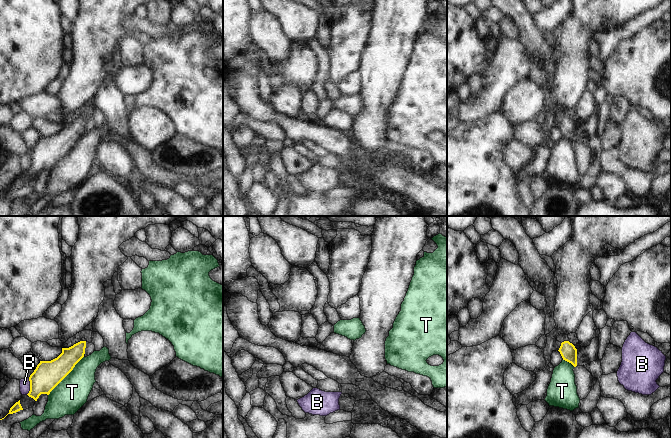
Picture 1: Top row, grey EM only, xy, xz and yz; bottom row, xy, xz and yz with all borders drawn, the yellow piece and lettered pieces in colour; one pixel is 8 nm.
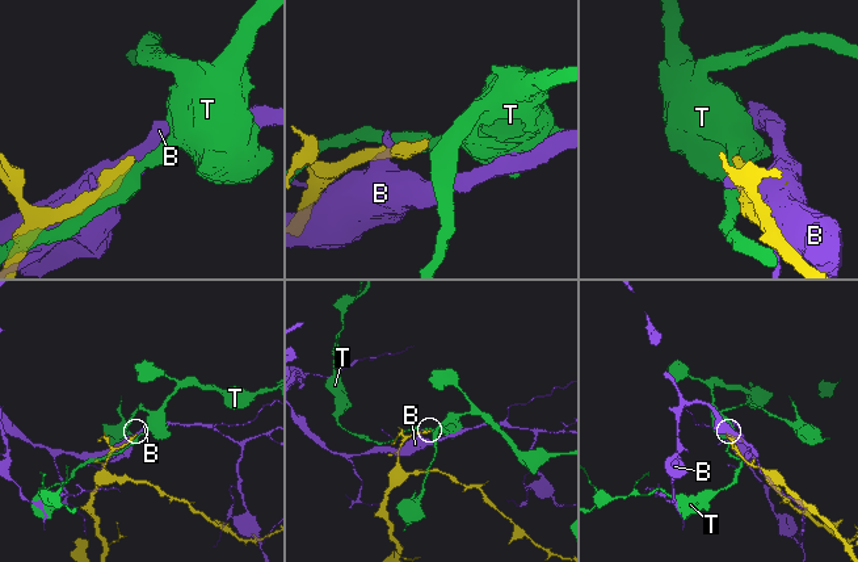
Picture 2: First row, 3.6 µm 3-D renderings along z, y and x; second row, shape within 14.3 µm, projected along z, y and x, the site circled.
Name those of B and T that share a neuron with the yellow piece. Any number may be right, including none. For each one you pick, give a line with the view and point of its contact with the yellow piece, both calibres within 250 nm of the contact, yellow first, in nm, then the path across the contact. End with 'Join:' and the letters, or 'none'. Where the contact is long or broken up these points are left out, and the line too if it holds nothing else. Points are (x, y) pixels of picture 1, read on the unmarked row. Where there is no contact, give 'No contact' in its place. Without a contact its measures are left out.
Join: none.

